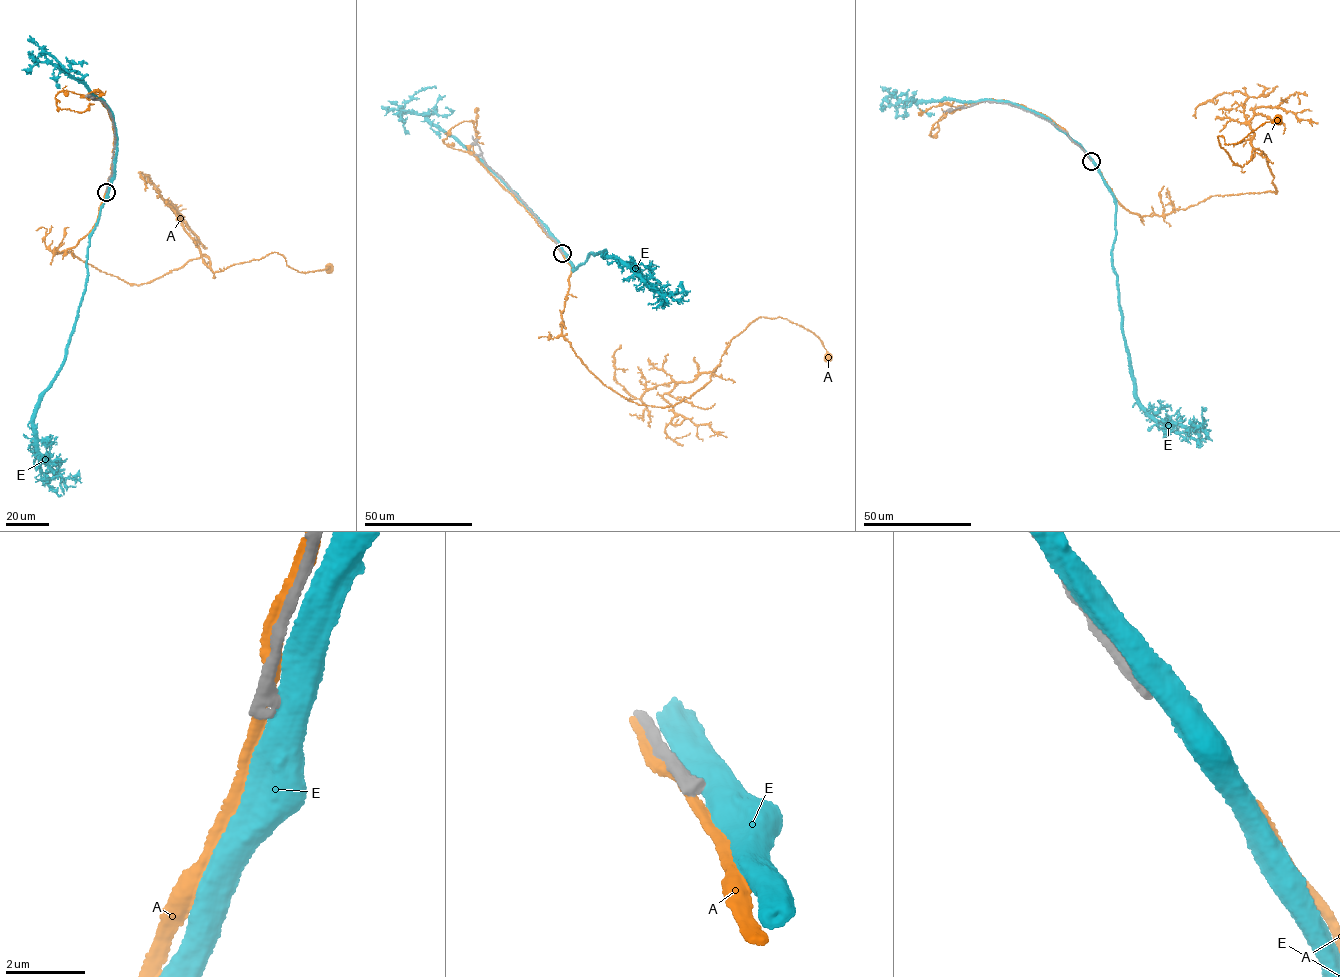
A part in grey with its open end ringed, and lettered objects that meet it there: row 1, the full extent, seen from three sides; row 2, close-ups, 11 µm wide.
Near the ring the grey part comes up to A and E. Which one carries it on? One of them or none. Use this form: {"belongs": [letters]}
{"belongs": []}

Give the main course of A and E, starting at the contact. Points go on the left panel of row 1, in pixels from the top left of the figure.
A: (107, 188), (92, 229), (52, 252), (136, 284), (202, 255), (214, 272), (273, 252), (298, 271), (328, 269)
E: (107, 192), (89, 238), (85, 290), (65, 361), (33, 421), (41, 460), (64, 479), (74, 479), (78, 470)

